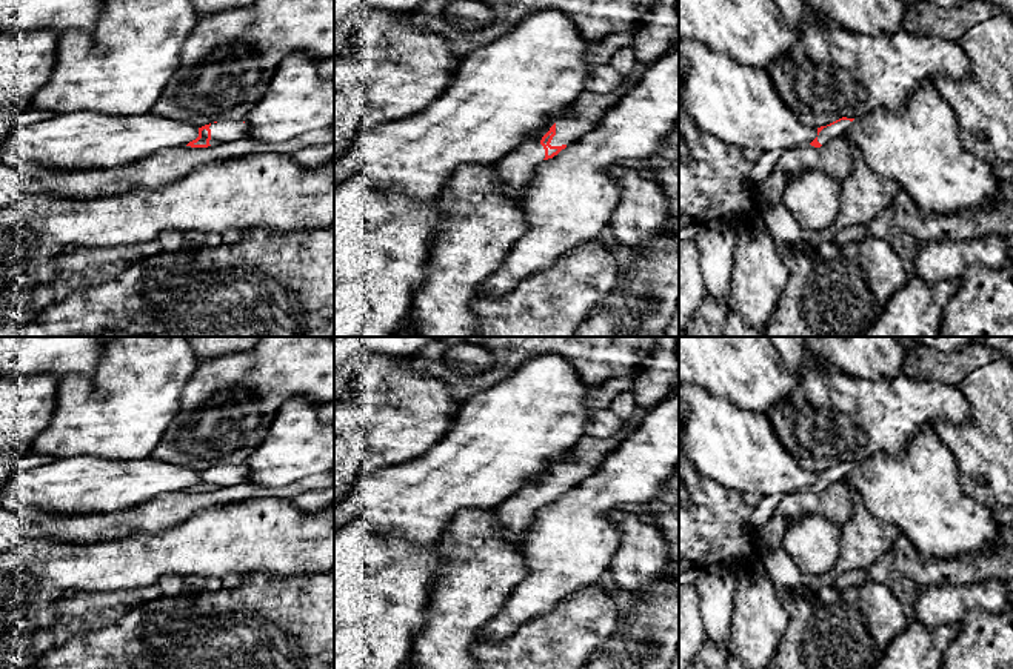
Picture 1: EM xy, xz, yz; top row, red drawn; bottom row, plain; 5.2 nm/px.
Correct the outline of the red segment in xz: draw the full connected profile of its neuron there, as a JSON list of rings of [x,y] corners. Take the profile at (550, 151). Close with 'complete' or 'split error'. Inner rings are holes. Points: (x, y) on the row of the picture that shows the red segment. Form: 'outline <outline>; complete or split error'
outline [[[639,62],[630,74],[624,75],[622,86],[611,94],[582,91],[573,102],[571,111],[554,123],[537,145],[517,146],[497,165],[503,194],[519,198],[543,160],[553,158],[570,143],[576,141],[617,103],[650,68],[653,62]]]; split error

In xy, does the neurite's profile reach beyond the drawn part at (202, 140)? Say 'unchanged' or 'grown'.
grown

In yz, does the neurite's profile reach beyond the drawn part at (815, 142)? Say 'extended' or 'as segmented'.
extended

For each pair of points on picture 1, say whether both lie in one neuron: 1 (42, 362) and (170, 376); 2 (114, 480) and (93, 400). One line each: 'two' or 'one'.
1: two
2: two

